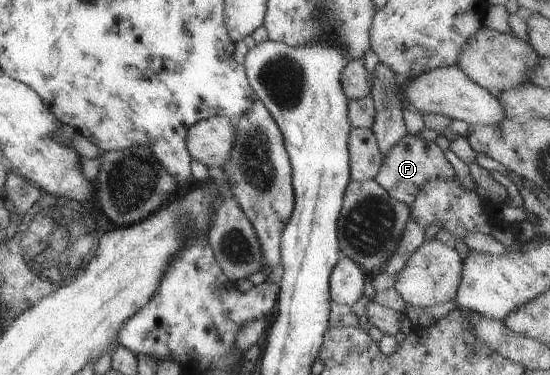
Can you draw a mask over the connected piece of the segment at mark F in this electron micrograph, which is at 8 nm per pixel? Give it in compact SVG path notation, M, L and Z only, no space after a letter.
M408 133L383 157L382 164L374 180L381 187L384 187L393 199L411 207L422 186L431 177L453 178L455 177L455 169L445 158L445 152L434 141L425 141Z

